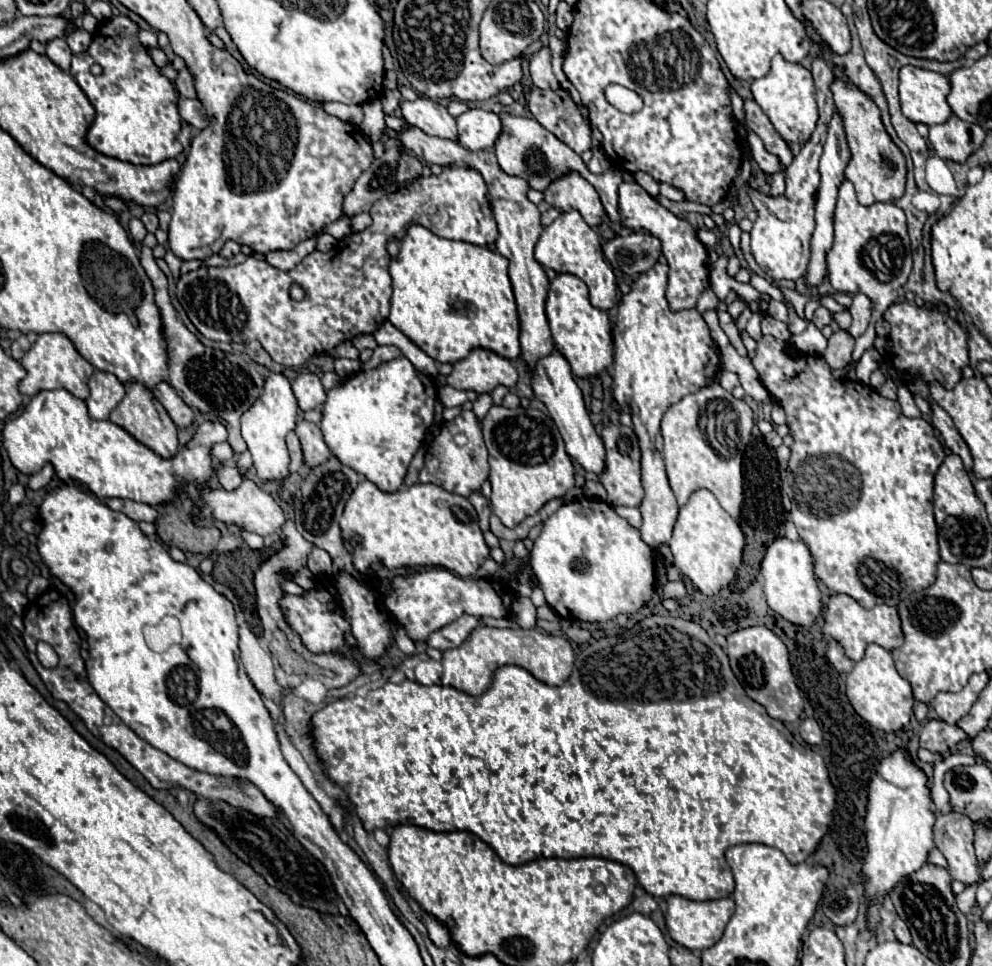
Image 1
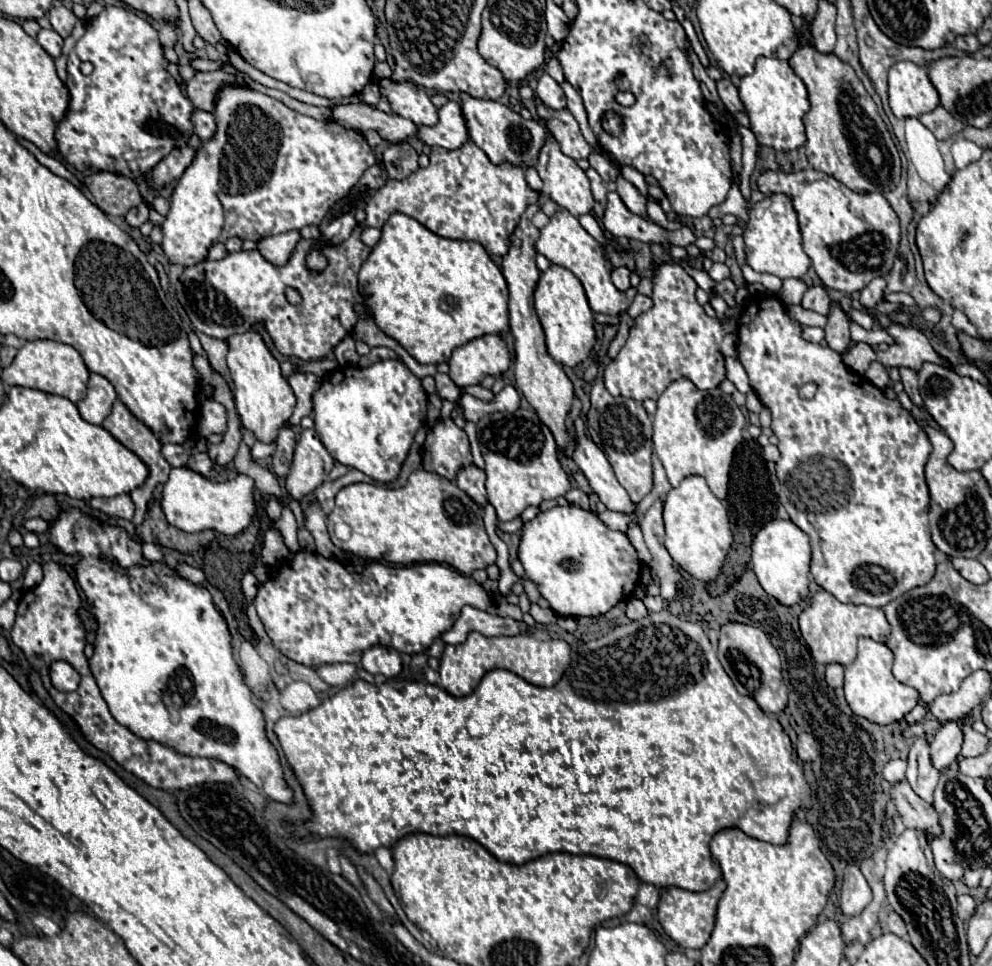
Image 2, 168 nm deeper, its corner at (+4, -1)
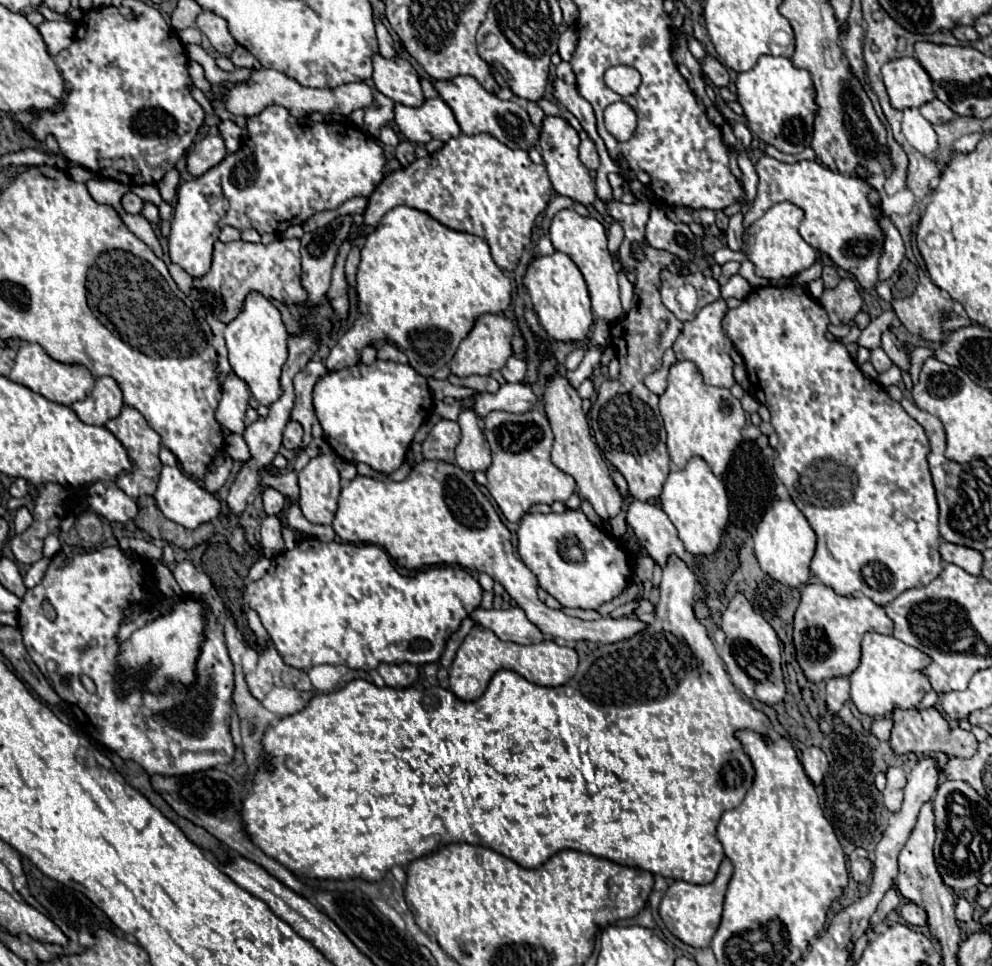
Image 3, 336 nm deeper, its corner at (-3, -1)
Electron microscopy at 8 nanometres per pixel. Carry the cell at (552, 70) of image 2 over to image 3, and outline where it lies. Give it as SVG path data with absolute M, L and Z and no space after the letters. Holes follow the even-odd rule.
M568 27L568 29L560 35L558 55L560 55L564 61L570 61L570 59L572 59L572 53L574 53L574 49L576 49L576 43L578 43L576 31L574 31L574 27Z

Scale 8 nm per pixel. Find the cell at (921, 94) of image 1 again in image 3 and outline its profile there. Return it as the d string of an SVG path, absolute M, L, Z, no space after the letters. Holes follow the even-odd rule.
M902 57L886 63L882 67L882 75L890 103L898 111L908 107L918 109L936 97L930 75L914 57Z

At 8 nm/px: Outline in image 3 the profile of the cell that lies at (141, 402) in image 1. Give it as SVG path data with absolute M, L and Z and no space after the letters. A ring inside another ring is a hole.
M124 405L120 415L106 423L106 429L110 429L116 435L116 439L120 439L120 443L126 447L130 459L136 465L134 473L118 475L116 485L124 493L128 493L132 499L138 499L142 495L154 495L156 493L156 483L158 483L160 471L162 471L162 463L158 459L158 451L160 451L160 437L158 437L158 433L154 429L150 429L148 423L144 421L144 417L134 407L130 407L130 405Z

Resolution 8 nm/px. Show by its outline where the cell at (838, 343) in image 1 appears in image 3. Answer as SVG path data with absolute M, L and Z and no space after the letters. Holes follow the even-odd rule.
M842 279L836 289L824 291L824 295L820 297L820 305L826 309L830 323L838 327L838 325L850 323L854 319L854 315L862 307L862 297L858 295L854 281Z

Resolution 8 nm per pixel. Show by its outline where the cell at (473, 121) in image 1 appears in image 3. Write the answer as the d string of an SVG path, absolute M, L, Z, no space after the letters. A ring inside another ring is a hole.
M440 97L428 99L422 107L396 105L394 111L396 111L394 119L400 131L412 143L426 145L432 139L448 141L462 133L460 125L456 123L456 117L452 115L452 109Z

